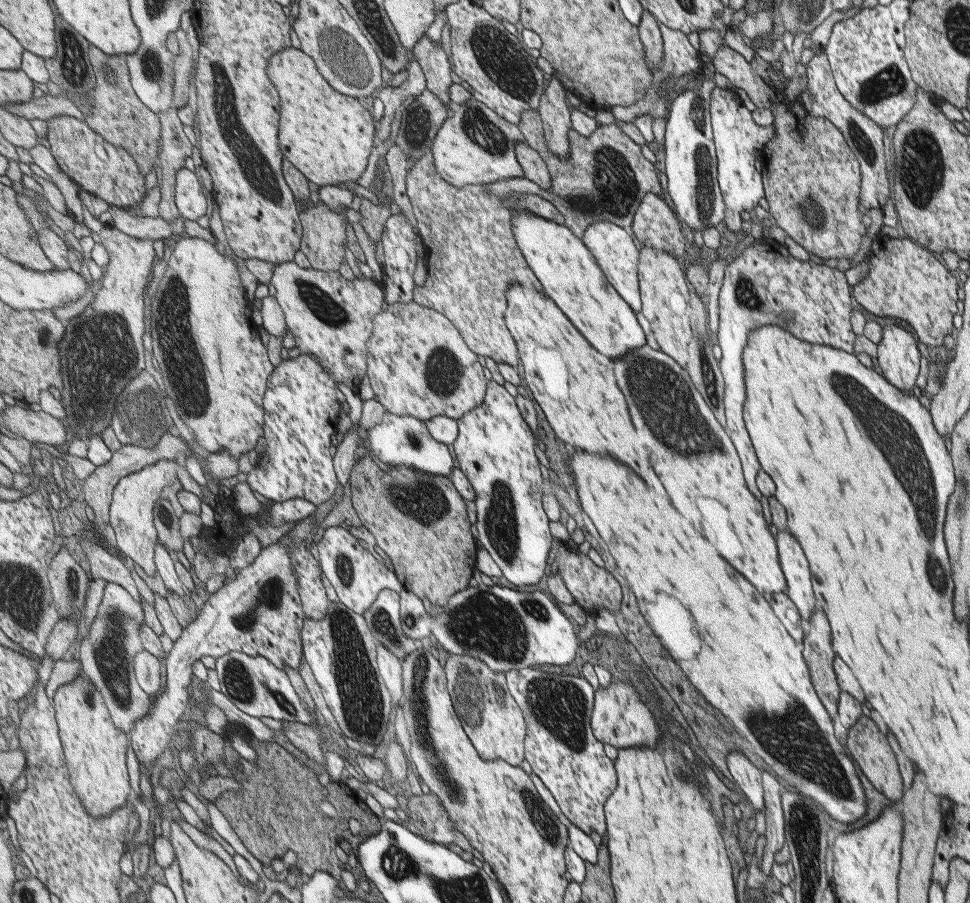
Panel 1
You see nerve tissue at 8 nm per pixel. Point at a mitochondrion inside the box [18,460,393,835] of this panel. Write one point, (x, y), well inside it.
(110, 658)

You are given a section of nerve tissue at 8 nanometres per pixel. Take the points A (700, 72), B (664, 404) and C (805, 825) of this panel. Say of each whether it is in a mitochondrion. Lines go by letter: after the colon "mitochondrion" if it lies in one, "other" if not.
A: other
B: mitochondrion
C: mitochondrion

